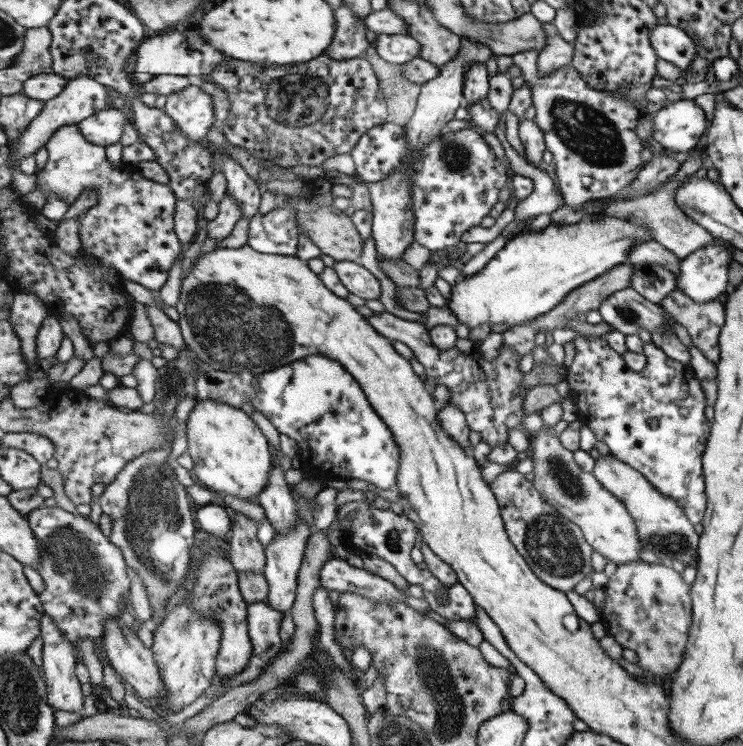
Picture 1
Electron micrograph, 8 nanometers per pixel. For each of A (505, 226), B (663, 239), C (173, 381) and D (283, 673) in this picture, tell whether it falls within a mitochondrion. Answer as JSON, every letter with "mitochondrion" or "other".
{"A":"other","B":"other","C":"mitochondrion","D":"other"}

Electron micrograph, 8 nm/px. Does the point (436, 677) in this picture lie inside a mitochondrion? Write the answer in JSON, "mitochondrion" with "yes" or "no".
{"mitochondrion":"yes"}

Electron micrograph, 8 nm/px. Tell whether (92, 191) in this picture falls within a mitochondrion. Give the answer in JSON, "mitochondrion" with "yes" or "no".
{"mitochondrion":"no"}

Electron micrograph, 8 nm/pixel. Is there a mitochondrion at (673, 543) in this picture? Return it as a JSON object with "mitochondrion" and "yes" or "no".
{"mitochondrion":"yes"}

